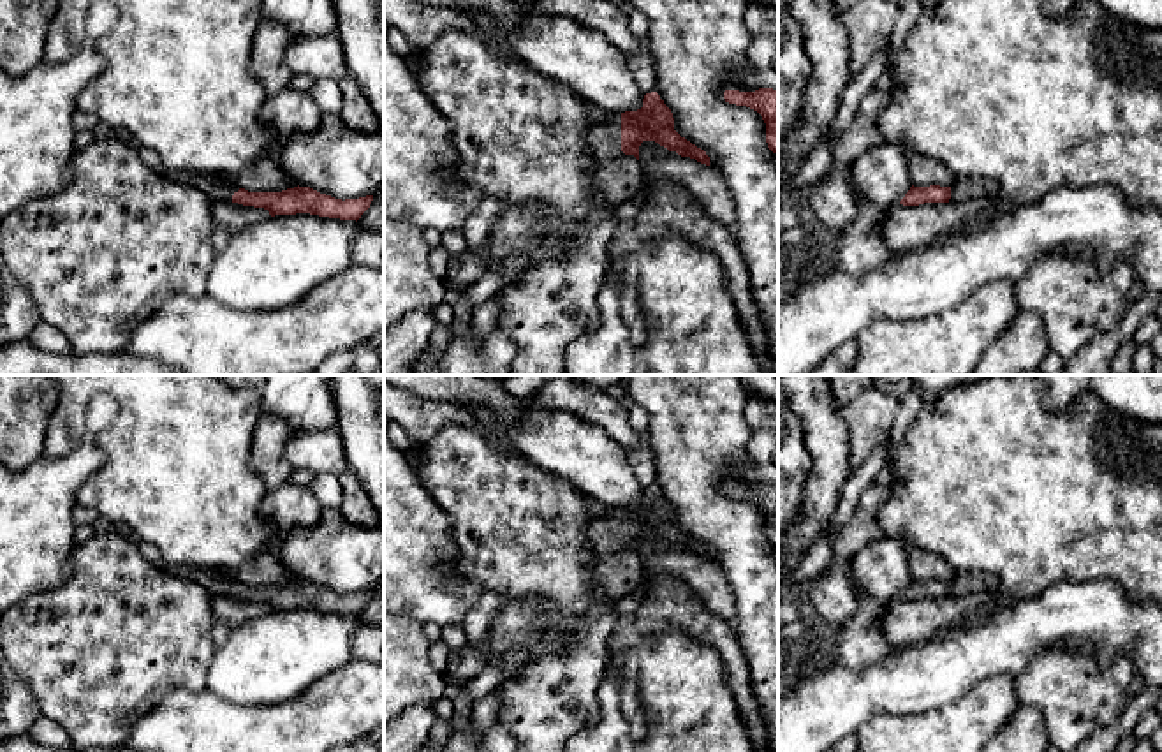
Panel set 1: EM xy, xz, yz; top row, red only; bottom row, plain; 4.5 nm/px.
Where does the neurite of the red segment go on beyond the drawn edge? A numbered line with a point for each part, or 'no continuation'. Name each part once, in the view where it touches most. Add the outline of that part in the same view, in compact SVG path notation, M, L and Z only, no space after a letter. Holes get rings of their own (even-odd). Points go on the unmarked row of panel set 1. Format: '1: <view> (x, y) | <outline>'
1: xz (617, 571) | M621 509L592 520L590 541L593 546L593 579L604 590L611 606L632 593L639 583L641 558L634 549L621 546Z

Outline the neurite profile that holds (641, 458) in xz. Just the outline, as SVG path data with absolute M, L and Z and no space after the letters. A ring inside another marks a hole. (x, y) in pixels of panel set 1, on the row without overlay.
M648 444L627 451L637 483L646 490L655 486L655 458Z

